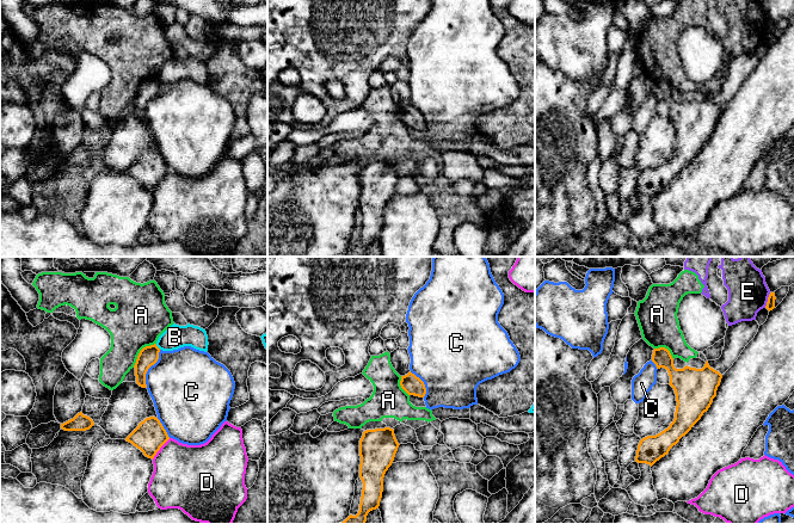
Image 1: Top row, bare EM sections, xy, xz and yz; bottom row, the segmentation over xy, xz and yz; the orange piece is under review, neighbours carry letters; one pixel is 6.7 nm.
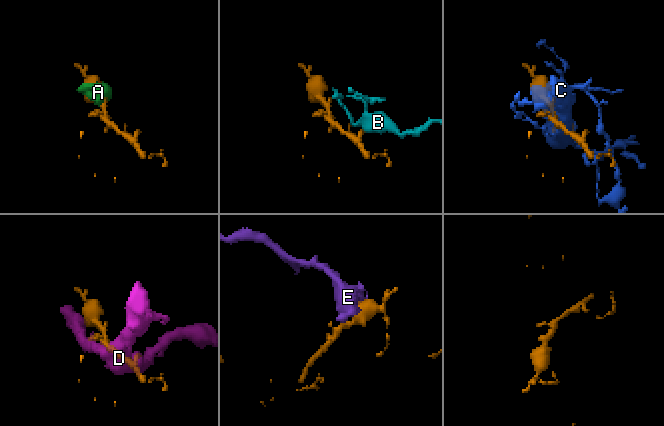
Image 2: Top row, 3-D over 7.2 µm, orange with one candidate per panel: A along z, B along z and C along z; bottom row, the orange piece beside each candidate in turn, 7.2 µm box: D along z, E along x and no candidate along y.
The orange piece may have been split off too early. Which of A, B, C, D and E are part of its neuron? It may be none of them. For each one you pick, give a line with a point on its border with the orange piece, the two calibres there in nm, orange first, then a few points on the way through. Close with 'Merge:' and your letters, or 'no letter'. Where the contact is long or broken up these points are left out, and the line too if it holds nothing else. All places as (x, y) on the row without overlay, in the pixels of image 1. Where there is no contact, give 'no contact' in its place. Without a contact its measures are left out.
Merge: no letter

